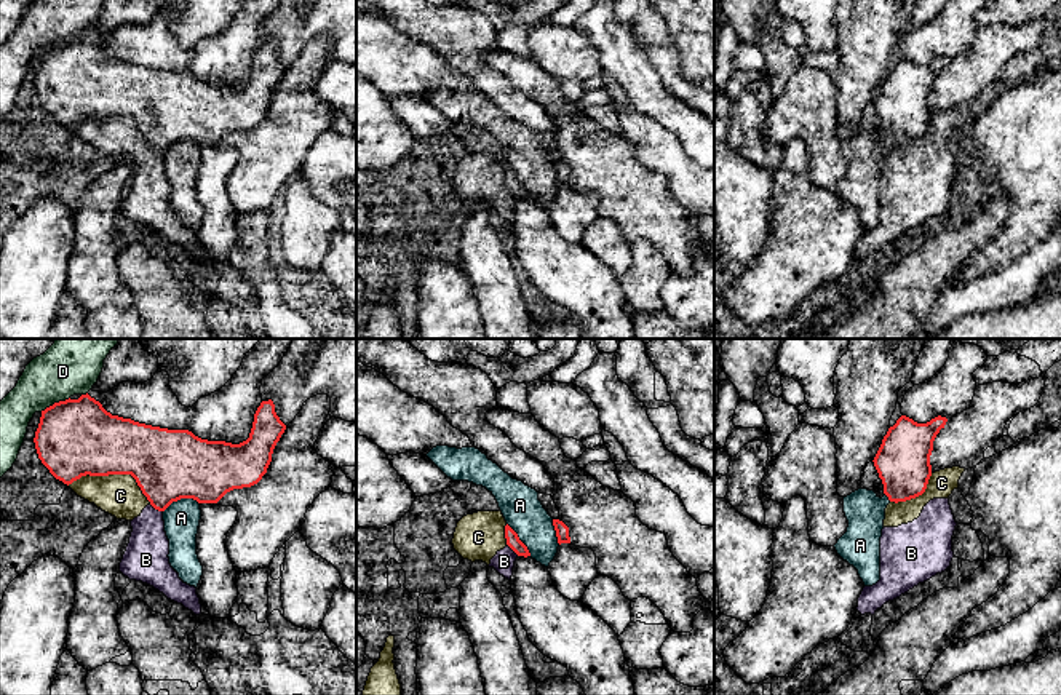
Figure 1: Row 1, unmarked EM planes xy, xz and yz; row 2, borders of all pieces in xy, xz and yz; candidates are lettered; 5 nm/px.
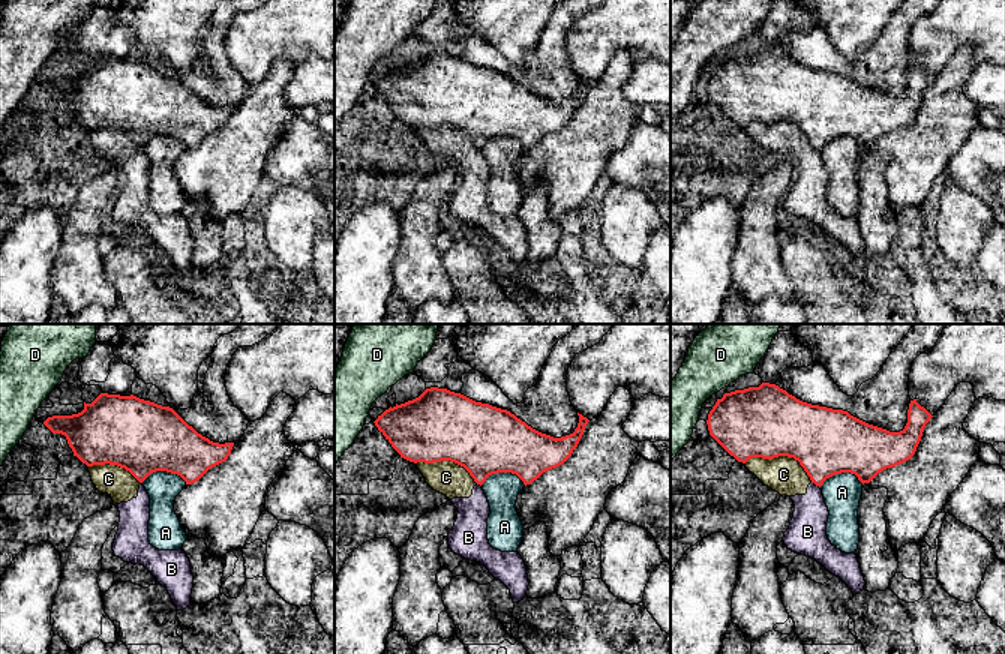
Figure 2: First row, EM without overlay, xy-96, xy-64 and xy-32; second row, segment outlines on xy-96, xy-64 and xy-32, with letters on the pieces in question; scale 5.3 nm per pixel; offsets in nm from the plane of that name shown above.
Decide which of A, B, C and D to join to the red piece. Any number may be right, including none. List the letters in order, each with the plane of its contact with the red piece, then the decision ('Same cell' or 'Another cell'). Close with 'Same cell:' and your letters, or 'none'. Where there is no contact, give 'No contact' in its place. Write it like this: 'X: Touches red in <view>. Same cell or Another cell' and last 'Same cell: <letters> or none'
A: Touches red in xy. Another cell
B: Touches red in xy. Another cell
C: Touches red in xy. Another cell
D: Touches red in xy. Another cell
Same cell: none

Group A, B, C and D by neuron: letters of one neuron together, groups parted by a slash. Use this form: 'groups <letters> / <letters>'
groups A / B C / D

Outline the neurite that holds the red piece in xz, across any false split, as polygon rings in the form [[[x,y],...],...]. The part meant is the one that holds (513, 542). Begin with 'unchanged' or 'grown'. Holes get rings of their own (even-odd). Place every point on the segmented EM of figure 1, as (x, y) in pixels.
unchanged | [[[507,524],[505,526],[505,538],[507,545],[518,554],[518,556],[530,556],[527,546],[519,540],[518,534]]]

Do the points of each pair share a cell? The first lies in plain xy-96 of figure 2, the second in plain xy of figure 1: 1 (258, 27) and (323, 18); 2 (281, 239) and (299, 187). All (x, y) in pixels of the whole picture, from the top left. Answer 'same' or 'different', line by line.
1: same
2: same

